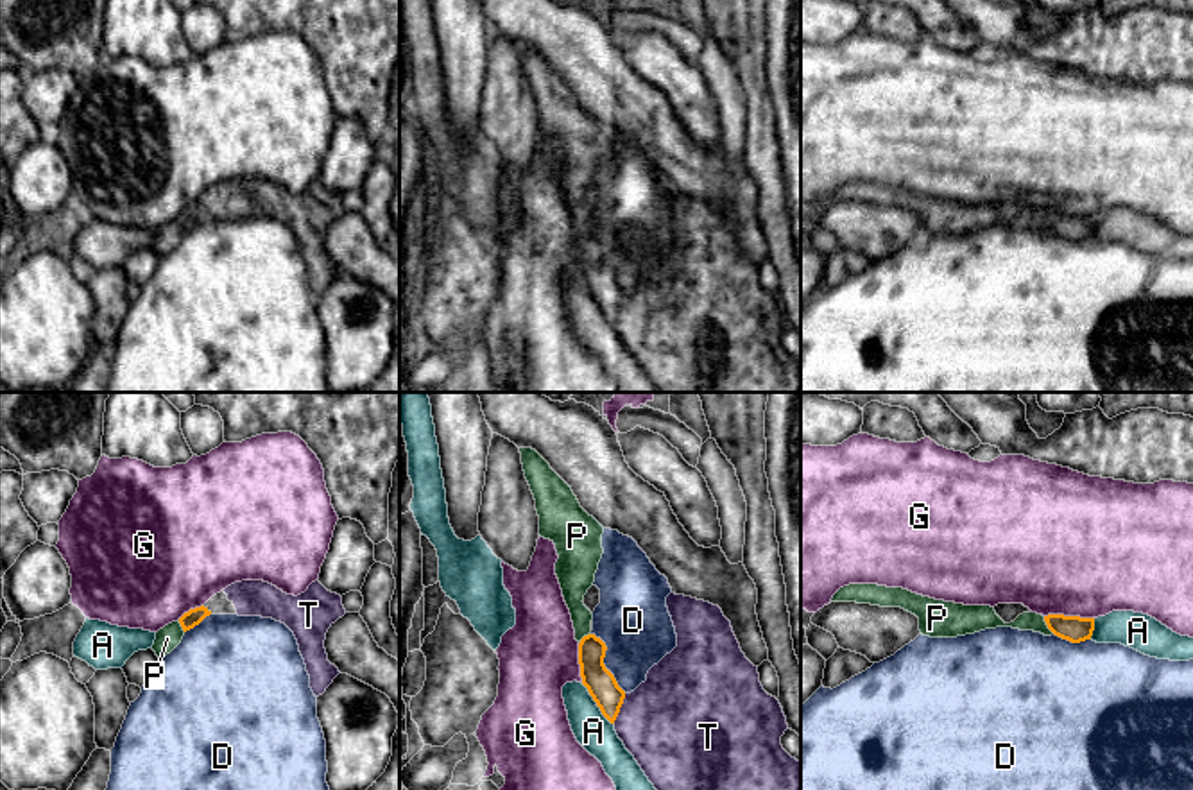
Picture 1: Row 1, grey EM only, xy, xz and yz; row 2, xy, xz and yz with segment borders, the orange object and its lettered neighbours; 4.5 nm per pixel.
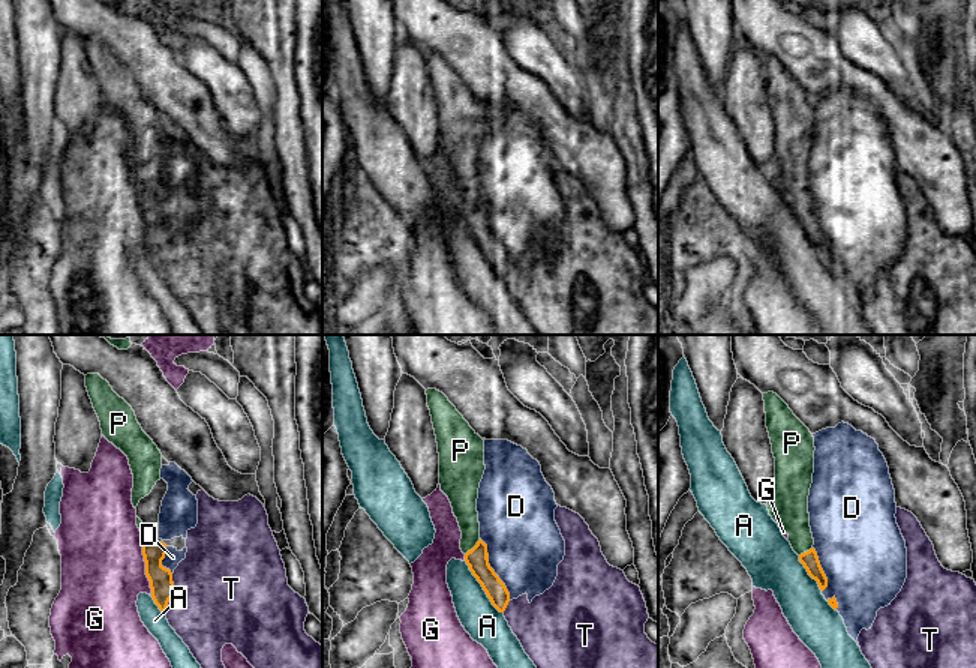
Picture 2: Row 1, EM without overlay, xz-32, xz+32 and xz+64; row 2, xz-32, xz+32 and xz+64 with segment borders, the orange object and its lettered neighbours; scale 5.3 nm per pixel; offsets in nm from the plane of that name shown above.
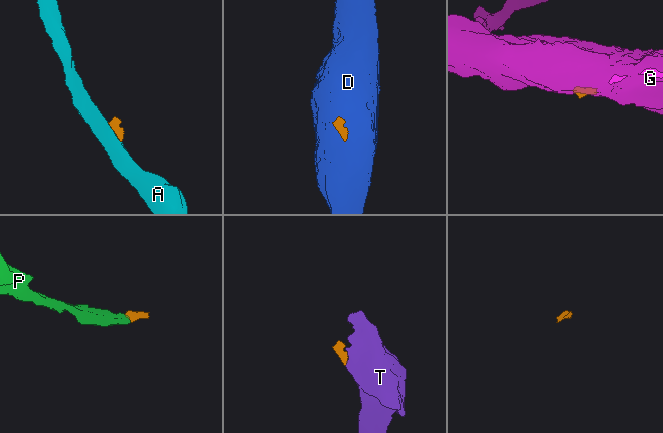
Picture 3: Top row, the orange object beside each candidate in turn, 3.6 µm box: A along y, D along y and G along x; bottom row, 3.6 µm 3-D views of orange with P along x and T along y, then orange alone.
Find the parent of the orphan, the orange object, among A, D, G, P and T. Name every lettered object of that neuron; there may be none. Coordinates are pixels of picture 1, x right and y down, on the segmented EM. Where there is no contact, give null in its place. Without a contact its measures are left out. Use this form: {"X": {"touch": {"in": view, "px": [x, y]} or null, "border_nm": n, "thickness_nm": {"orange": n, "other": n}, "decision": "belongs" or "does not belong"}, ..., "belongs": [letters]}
{"A": {"touch": {"in": "xz", "px": [597, 704]}, "border_nm": 240, "thickness_nm": {"orange": 140, "other": 170}, "decision": "does not belong"}, "D": {"touch": {"in": "xz", "px": [602, 661]}, "border_nm": 320, "thickness_nm": {"orange": 140, "other": 320}, "decision": "does not belong"}, "G": {"touch": {"in": "yz", "px": [1070, 617]}, "border_nm": 220, "thickness_nm": {"orange": 120, "other": 500}, "decision": "does not belong"}, "P": {"touch": {"in": "yz", "px": [1047, 624]}, "border_nm": 90, "thickness_nm": {"orange": 120, "other": 80}, "decision": "belongs"}, "T": {"touch": {"in": "xz", "px": [620, 706]}, "border_nm": 150, "thickness_nm": {"orange": 140, "other": 460}, "decision": "belongs"}, "belongs": ["P", "T"]}

